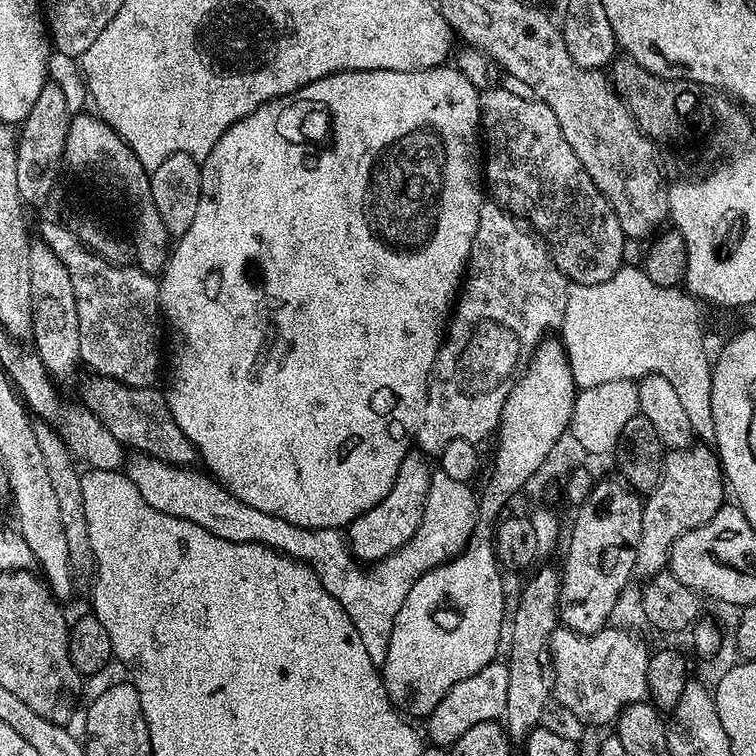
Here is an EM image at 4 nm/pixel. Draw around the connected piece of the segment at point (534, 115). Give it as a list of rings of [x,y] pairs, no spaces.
[[[489,86],[480,92],[480,127],[486,145],[482,172],[491,199],[511,212],[548,245],[552,261],[571,283],[597,284],[606,282],[606,278],[614,278],[616,271],[626,264],[624,231],[610,202],[598,190],[598,186],[594,186],[594,178],[590,178],[582,162],[578,162],[578,154],[570,150],[570,142],[566,142],[566,134],[562,134],[562,126],[558,126],[554,110],[538,99],[496,87]]]

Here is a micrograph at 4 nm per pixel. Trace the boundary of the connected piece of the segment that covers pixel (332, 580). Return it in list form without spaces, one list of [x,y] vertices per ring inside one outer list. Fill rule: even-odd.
[[[143,454],[135,458],[134,479],[138,494],[142,494],[144,501],[154,506],[154,510],[162,510],[162,514],[170,514],[186,522],[194,522],[210,530],[210,534],[218,534],[218,538],[239,544],[263,544],[265,548],[273,548],[282,556],[290,556],[308,565],[324,589],[339,602],[342,610],[346,610],[350,622],[354,622],[362,638],[362,646],[366,648],[370,662],[377,666],[383,665],[386,658],[390,634],[394,630],[394,618],[398,618],[398,610],[402,610],[402,602],[406,602],[410,586],[414,586],[422,574],[454,559],[468,547],[468,542],[462,542],[461,545],[460,540],[428,540],[428,532],[416,532],[414,538],[410,538],[410,542],[406,542],[406,546],[402,546],[399,552],[375,561],[371,565],[372,572],[363,572],[360,569],[363,567],[353,556],[341,529],[307,528],[282,522],[282,518],[274,518],[274,514],[246,506],[246,502],[230,494],[219,480],[203,471],[195,472],[195,467],[168,464]]]

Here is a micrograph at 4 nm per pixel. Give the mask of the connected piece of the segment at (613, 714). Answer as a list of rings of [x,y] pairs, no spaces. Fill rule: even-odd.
[[[558,626],[553,630],[548,643],[548,654],[552,679],[554,681],[555,703],[566,706],[566,710],[578,714],[578,718],[585,726],[592,724],[611,725],[622,714],[622,710],[631,704],[638,704],[648,700],[648,687],[646,686],[646,666],[650,655],[649,649],[644,649],[640,640],[635,640],[628,632],[620,628],[609,626],[592,636],[583,636],[570,629]]]

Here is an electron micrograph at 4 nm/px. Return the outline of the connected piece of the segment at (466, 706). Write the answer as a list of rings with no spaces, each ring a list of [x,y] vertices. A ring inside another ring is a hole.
[[[504,662],[482,666],[478,674],[470,674],[470,678],[462,678],[462,682],[450,686],[446,698],[442,698],[442,702],[438,702],[426,717],[428,736],[432,739],[429,741],[436,746],[451,746],[466,734],[466,730],[470,730],[470,726],[478,726],[478,722],[499,721],[506,710],[506,689],[509,686],[508,666]]]

